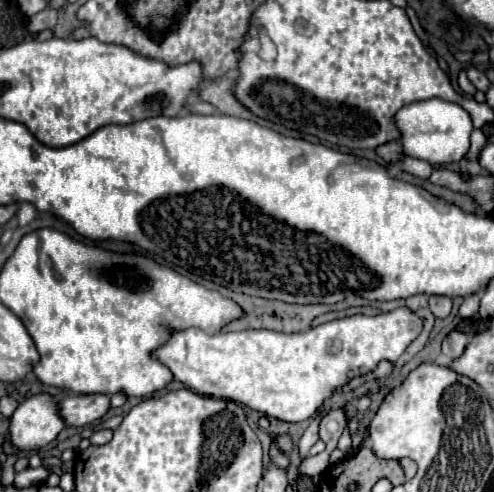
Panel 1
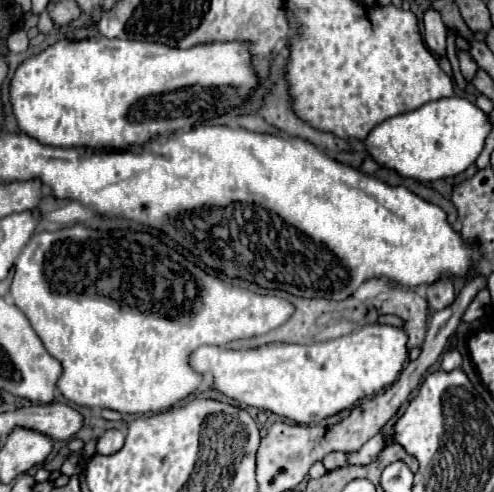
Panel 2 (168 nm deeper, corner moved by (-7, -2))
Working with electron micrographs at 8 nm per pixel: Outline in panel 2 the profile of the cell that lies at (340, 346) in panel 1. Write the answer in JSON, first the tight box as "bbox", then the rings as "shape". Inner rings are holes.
{"bbox":[189,322,405,424],"shape":[[[379,322],[325,342],[271,342],[243,350],[201,346],[189,356],[191,368],[209,378],[211,388],[245,406],[269,410],[297,424],[319,422],[351,408],[357,400],[391,386],[399,378],[405,362],[405,328]]]}

